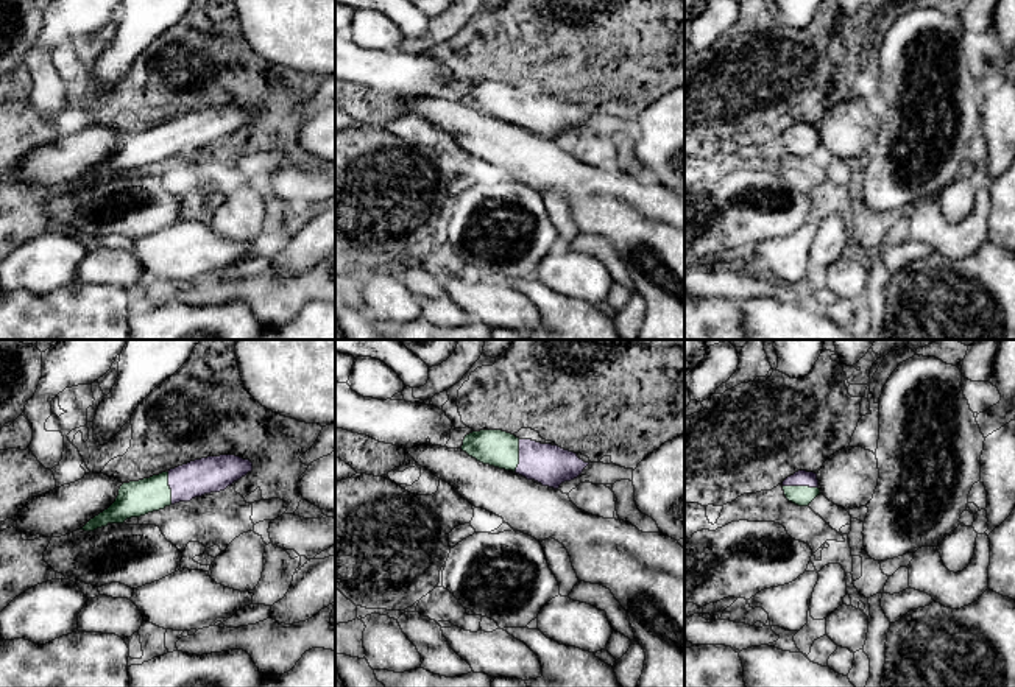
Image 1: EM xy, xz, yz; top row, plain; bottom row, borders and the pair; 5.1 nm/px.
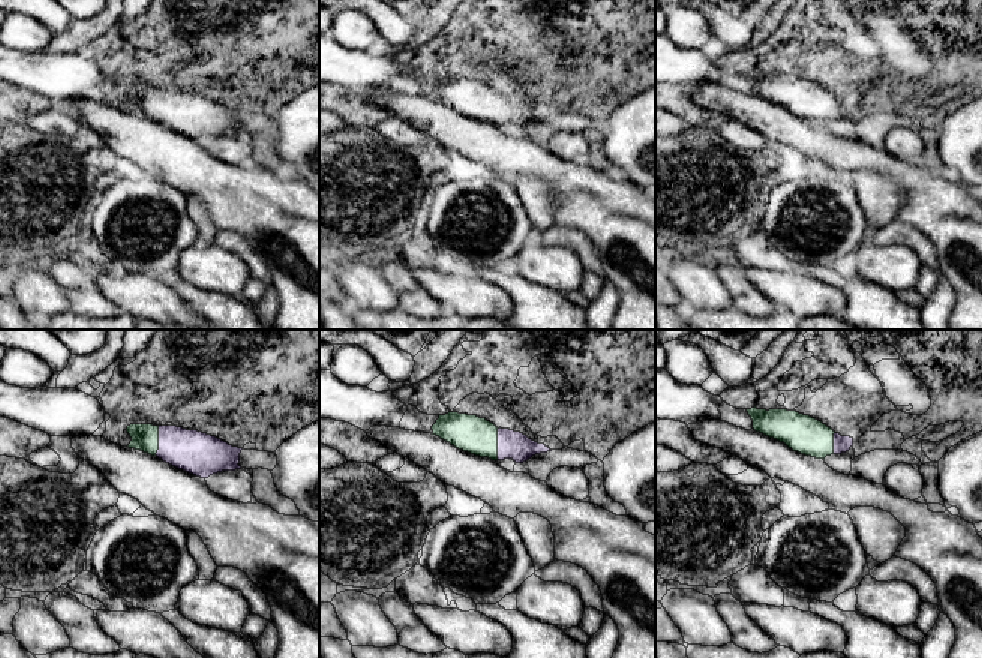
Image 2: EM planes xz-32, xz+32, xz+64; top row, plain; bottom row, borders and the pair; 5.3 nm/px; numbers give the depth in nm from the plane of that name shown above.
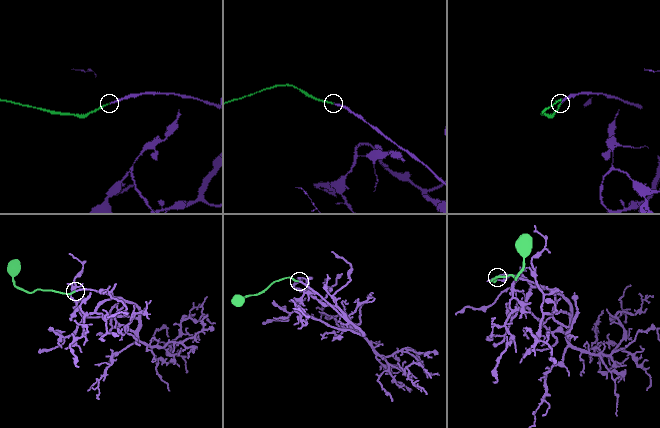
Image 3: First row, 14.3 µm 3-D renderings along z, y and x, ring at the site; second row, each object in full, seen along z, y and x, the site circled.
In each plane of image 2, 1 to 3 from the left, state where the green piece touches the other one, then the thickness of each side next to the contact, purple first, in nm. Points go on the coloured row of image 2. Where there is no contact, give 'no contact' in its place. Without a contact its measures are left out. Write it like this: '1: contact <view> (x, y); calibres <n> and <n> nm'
1: contact xz-32 (159, 441); calibres 220 and 140 nm
2: contact xz+32 (498, 444); calibres 150 and 200 nm
3: contact xz+64 (834, 442); calibres 90 and 200 nm

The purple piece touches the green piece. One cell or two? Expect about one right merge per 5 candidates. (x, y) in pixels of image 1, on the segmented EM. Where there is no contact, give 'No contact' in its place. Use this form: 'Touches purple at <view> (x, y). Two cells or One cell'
Touches purple at yz (800, 485). One cell

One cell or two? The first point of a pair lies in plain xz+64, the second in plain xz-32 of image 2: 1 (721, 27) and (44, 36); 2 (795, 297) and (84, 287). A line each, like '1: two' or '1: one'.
1: two
2: two

